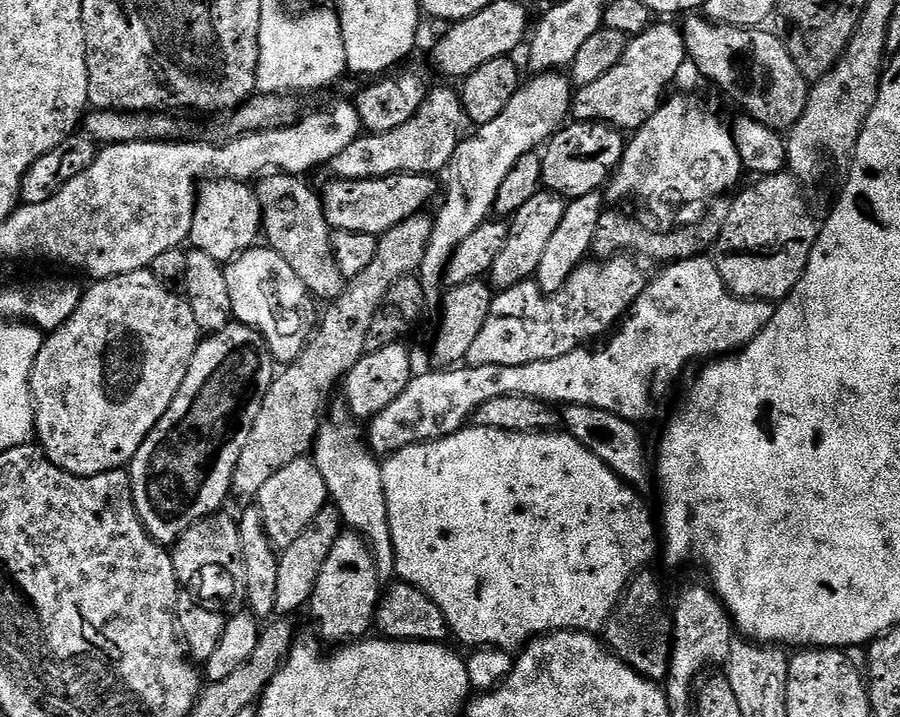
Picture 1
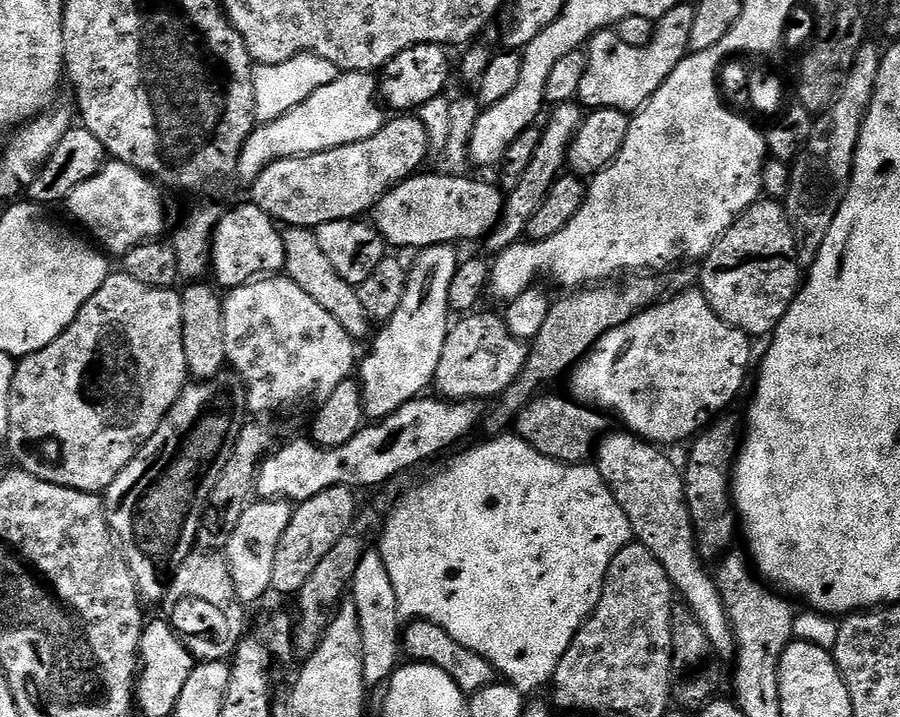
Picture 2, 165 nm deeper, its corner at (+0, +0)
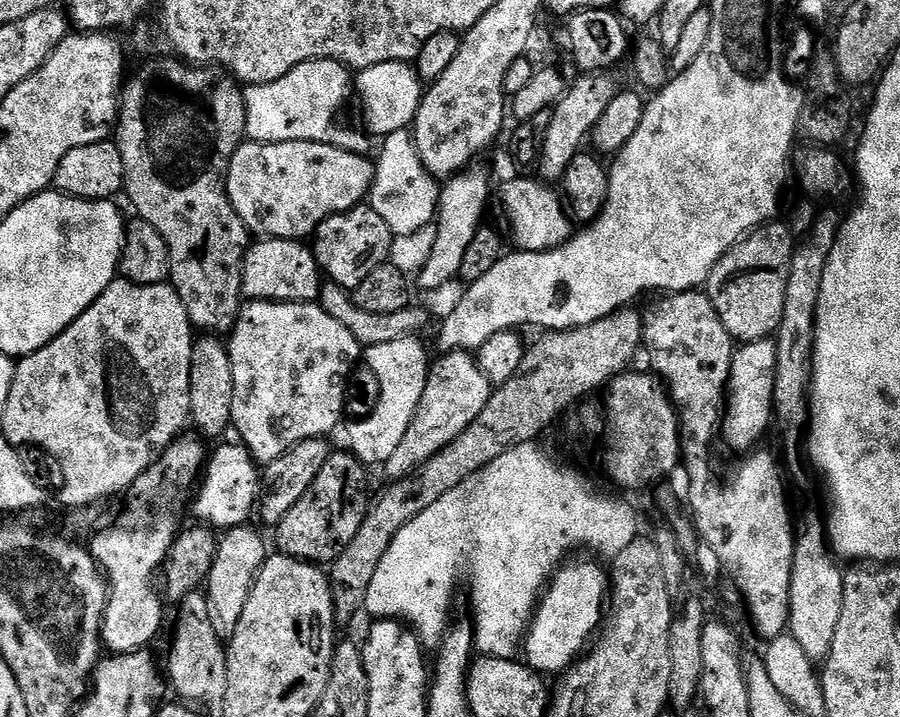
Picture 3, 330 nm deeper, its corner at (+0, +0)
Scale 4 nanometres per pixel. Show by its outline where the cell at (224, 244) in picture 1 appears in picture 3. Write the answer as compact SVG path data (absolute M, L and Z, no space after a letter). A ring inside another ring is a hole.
M257 239L244 253L240 277L240 295L245 301L273 300L311 304L320 299L322 273L316 265L316 256L307 243L298 240Z

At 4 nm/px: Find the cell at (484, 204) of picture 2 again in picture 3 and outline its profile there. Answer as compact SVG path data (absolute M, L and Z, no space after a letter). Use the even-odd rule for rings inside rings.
M533 178L533 180L508 180L504 185L500 188L500 208L504 211L504 220L508 223L508 234L506 232L507 239L512 239L511 247L518 252L549 252L551 248L557 248L559 244L564 244L574 235L574 221L566 207L565 201L562 199L561 193L559 191L556 192L555 187L549 186L545 181L539 178Z

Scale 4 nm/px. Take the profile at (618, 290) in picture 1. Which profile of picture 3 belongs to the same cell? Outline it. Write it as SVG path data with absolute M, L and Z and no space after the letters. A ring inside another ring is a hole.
M471 351L446 352L439 358L441 360L437 364L435 361L428 369L426 390L422 390L418 410L410 422L410 430L406 430L398 450L394 450L393 456L382 465L382 472L388 475L389 481L409 476L427 460L434 458L438 450L454 442L454 438L458 438L458 434L462 434L462 430L466 430L466 426L470 426L470 422L482 414L482 406L486 406L492 396L494 386L482 374Z

